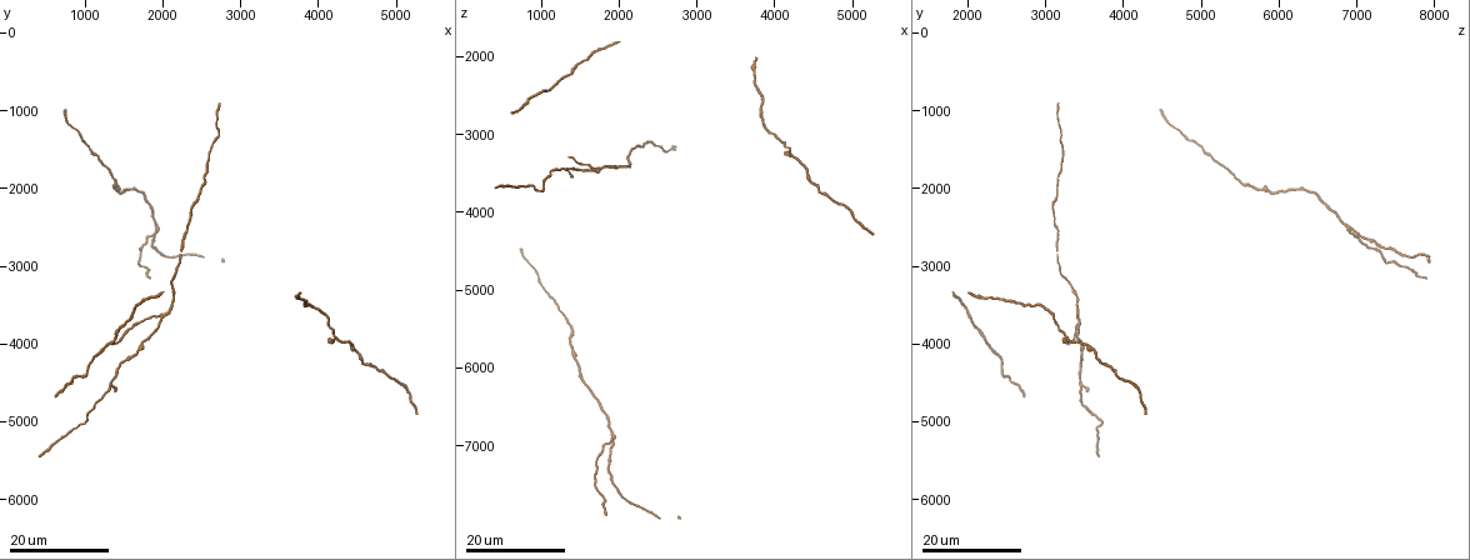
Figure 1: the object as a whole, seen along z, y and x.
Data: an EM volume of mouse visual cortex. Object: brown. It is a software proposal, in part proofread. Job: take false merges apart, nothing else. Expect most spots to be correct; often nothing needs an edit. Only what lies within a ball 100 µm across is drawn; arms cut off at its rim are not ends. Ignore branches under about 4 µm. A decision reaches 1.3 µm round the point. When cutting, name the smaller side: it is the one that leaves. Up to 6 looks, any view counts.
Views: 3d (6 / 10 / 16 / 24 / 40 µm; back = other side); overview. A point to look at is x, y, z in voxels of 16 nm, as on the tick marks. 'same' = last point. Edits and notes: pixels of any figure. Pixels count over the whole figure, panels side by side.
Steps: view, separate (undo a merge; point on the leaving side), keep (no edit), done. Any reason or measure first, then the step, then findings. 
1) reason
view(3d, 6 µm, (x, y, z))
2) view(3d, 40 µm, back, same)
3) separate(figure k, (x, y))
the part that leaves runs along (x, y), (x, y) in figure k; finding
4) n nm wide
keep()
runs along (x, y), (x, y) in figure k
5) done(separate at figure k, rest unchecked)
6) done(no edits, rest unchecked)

three-way junction
view(3d, 16 µm, (1900, 2600, 6950))

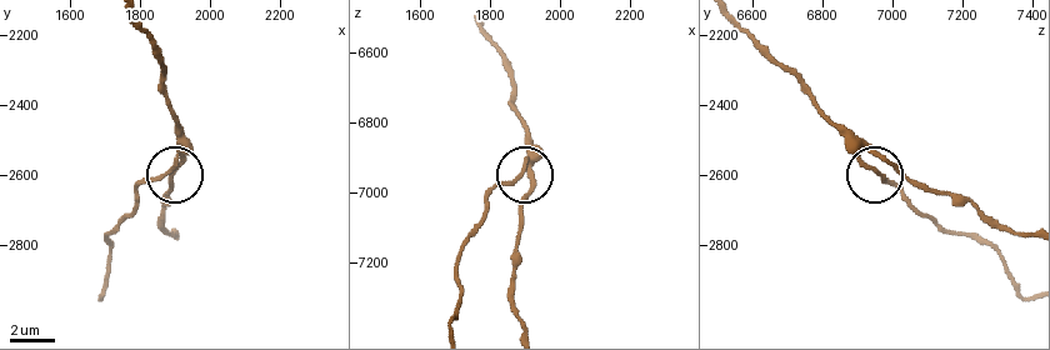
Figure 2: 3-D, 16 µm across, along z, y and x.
zoom in
view(3d, 10 µm, (1910, 2550, 6970))

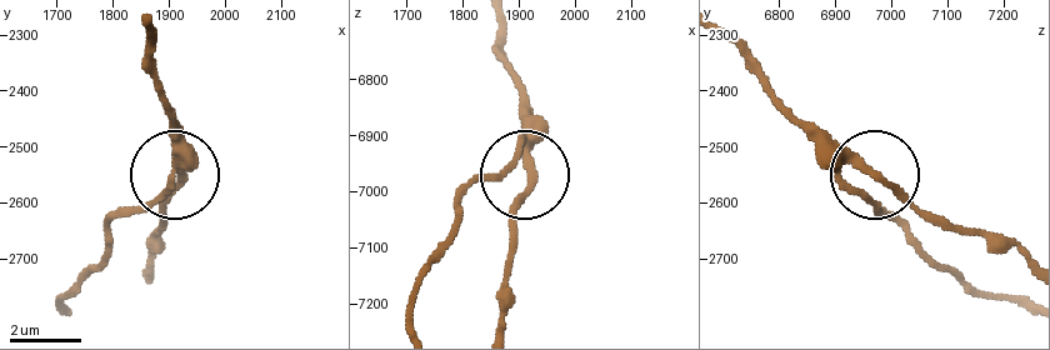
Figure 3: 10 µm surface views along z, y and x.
200 nm wide
keep()
runs along (499, 21), (499, 48), (525, 110), (525, 170), (466, 179) in figure 3; one neuron here

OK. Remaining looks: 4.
three arms meet
view(3d, 24 µm, (2000, 3600, 3400))

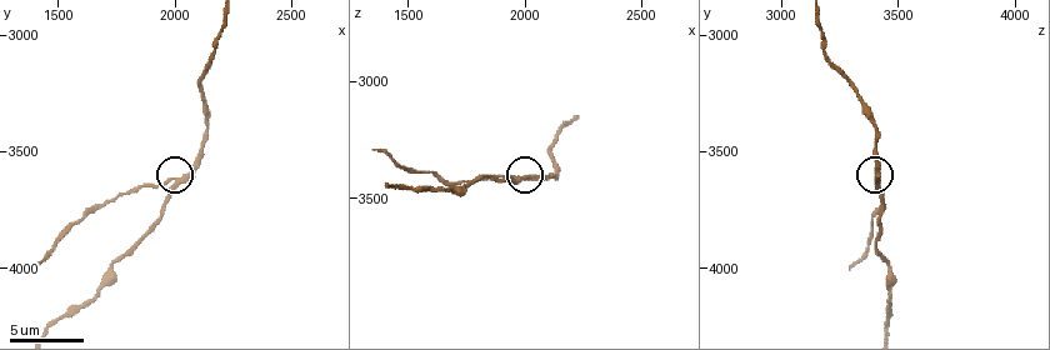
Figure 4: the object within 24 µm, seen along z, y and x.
zoom in
view(3d, 6 µm, (1990, 3630, 3420))

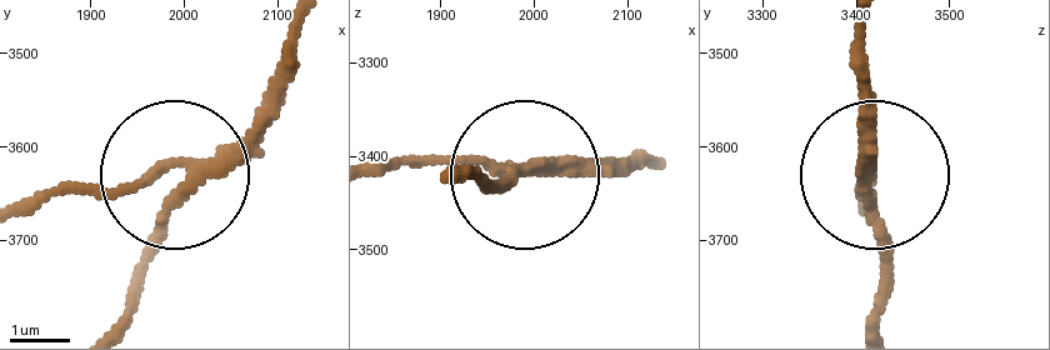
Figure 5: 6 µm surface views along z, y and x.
separate(figure 5, (143, 184))
the part that leaves runs along (216, 155), (28, 200) in figure 5; a second neuron is stuck on

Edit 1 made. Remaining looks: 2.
done(separate at figure 5, rest unchecked)

